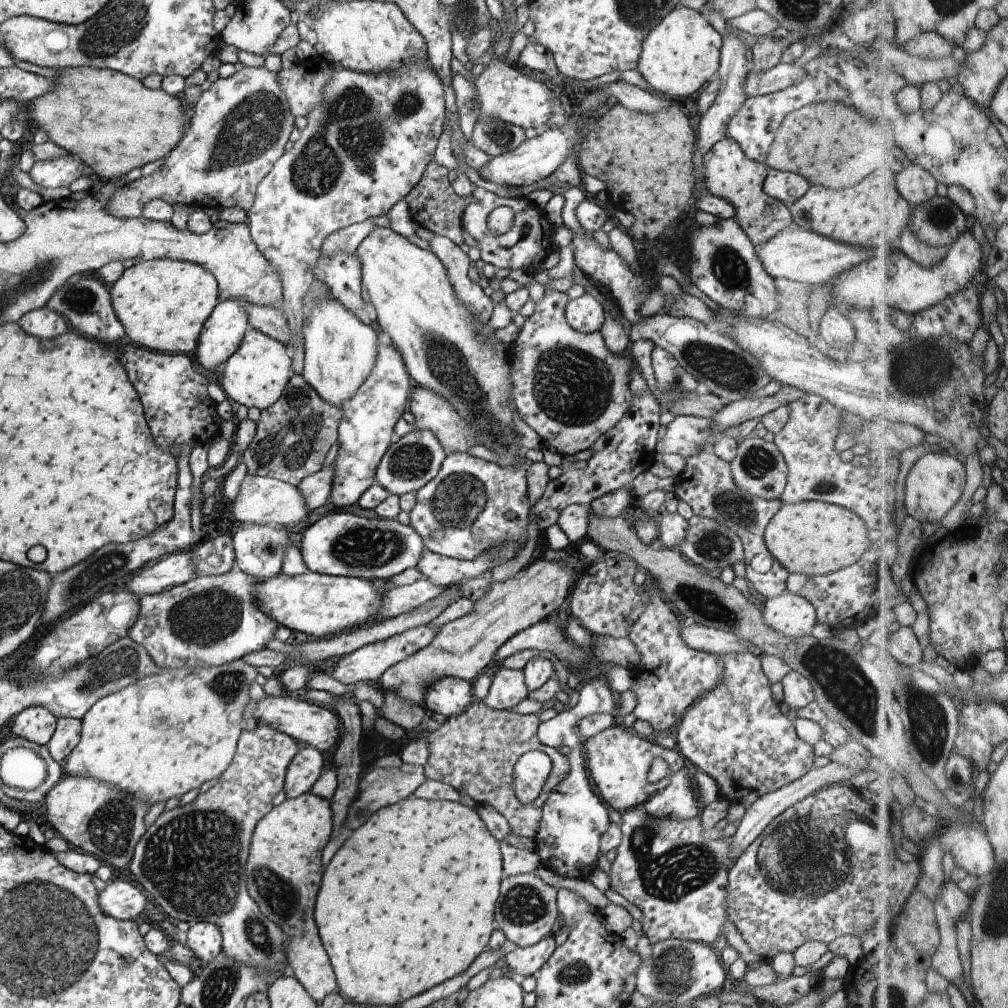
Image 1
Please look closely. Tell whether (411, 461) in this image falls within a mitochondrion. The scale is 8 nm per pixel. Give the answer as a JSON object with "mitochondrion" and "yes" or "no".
{"mitochondrion":"yes"}

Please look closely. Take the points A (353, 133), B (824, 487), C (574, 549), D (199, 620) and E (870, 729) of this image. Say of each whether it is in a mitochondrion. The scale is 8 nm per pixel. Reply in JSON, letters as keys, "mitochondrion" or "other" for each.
{"A":"mitochondrion","B":"mitochondrion","C":"other","D":"mitochondrion","E":"mitochondrion"}

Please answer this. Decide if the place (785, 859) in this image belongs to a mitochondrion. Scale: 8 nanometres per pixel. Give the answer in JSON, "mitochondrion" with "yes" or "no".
{"mitochondrion":"yes"}

